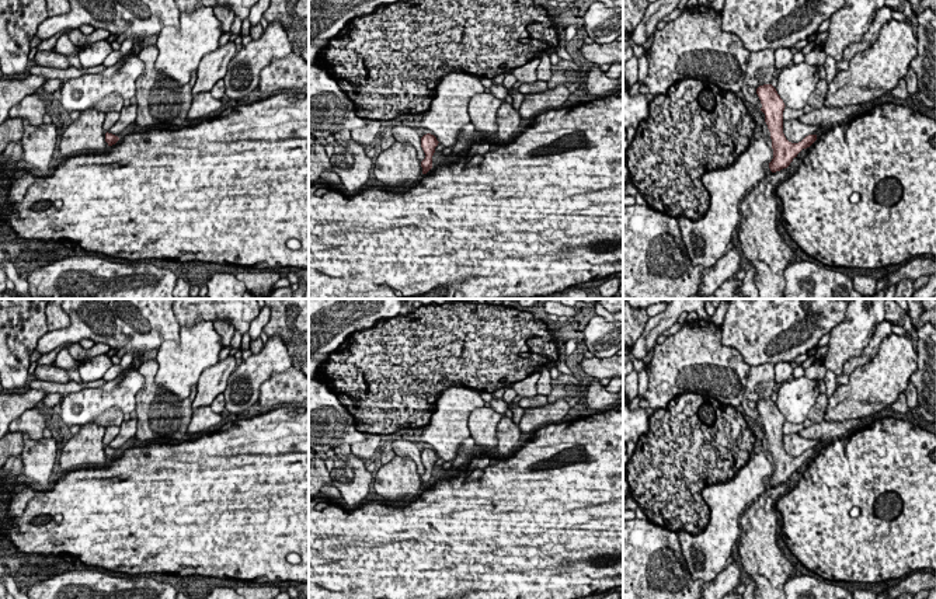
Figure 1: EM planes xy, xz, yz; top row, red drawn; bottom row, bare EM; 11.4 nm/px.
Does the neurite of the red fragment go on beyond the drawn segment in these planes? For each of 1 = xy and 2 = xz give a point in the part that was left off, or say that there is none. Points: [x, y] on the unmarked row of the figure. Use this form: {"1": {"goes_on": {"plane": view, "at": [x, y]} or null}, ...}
{"1": {"goes_on": null}, "2": {"goes_on": null}}

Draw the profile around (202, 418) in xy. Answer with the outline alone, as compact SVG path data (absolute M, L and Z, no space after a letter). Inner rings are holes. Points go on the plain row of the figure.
M210 405L199 407L192 412L189 419L187 435L196 435L208 431L209 428L220 424L222 415L215 412Z

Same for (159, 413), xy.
M154 359L143 362L138 372L145 377L142 390L136 394L136 435L139 442L156 442L164 436L182 439L187 435L192 418L192 401L196 396L196 384L191 396L180 400L177 396L161 389L154 377L159 363Z

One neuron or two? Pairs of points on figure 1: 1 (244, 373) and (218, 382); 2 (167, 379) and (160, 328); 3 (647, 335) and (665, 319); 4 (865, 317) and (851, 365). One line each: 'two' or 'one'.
1: two
2: two
3: one
4: two

